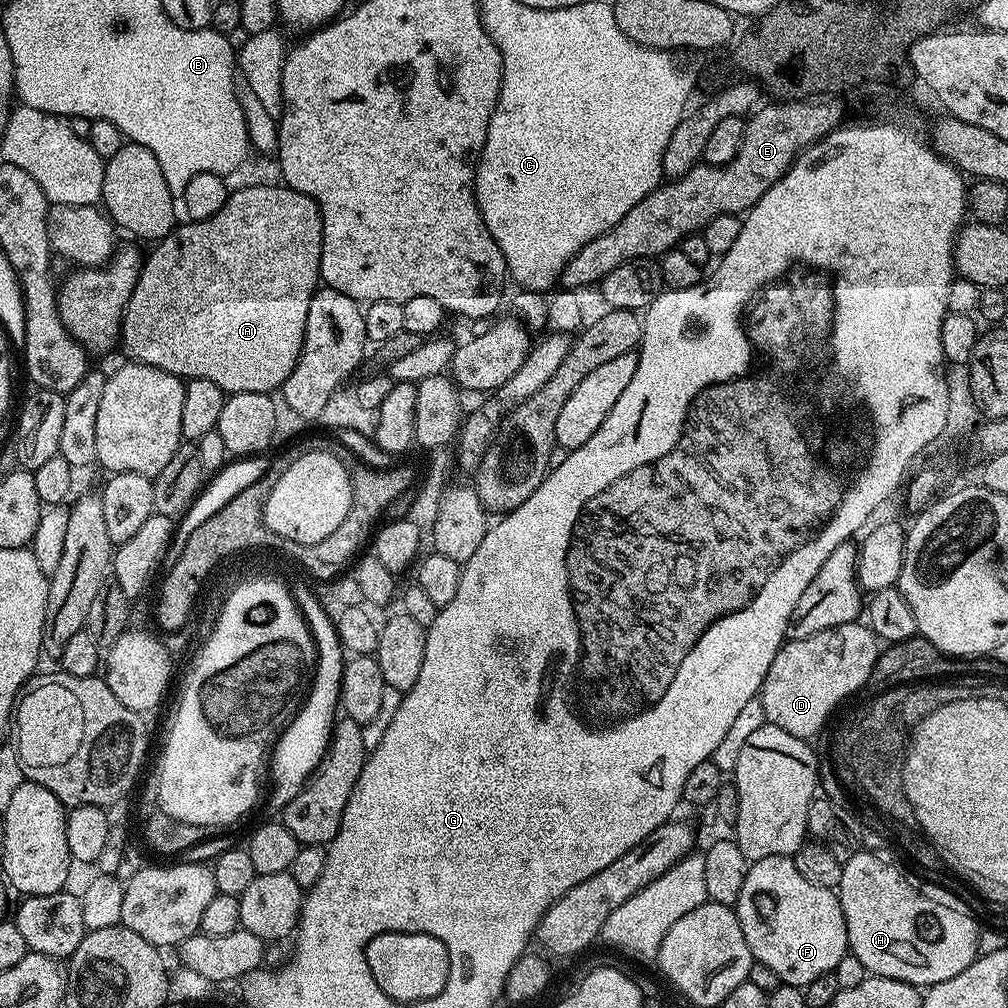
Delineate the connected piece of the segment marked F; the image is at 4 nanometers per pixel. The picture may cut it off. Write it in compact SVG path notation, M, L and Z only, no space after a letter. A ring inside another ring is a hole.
M771 856L751 861L734 911L742 926L742 934L746 934L746 946L750 946L753 961L774 970L782 984L804 989L822 974L835 972L838 962L849 955L846 918L842 914L839 895L833 889L806 882L806 878L798 874L798 866L791 856Z

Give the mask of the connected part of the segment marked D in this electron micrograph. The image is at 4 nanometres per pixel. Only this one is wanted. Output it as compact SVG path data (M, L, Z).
M853 622L834 626L830 630L822 630L810 638L788 640L780 645L774 662L770 662L770 670L766 670L764 684L760 687L758 699L762 702L765 721L782 730L786 734L794 734L801 738L812 738L812 735L828 720L828 715L847 698L851 692L867 685L872 678L872 671L882 651L872 629L864 622Z

